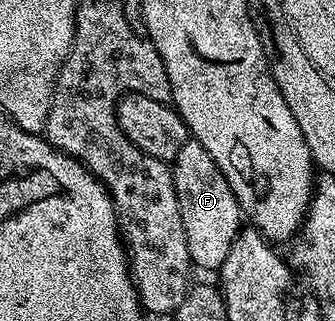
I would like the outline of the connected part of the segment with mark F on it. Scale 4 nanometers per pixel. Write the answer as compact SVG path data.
M188 138L187 143L181 145L181 153L177 153L170 168L192 264L198 270L200 267L203 271L218 272L225 257L229 257L229 249L241 230L237 197L221 169L215 164L215 158L196 139Z

